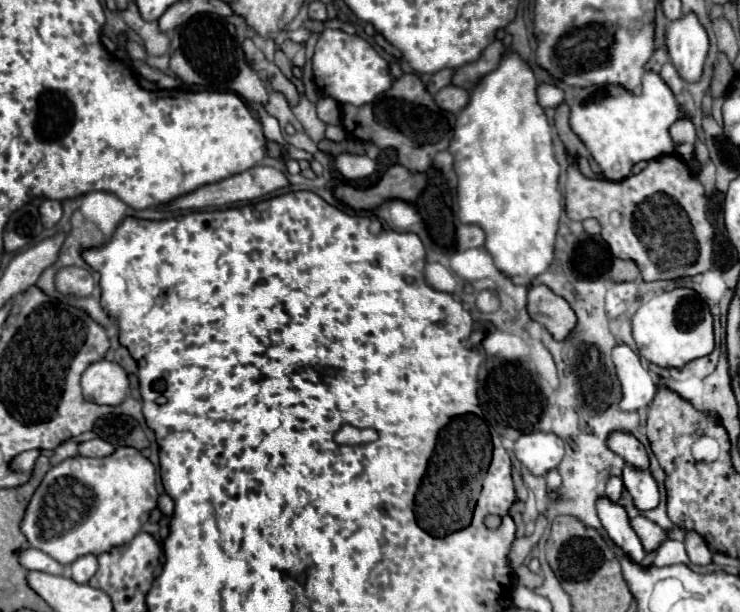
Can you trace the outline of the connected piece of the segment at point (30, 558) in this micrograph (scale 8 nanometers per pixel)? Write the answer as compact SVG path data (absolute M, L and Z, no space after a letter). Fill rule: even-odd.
M35 548L21 550L19 562L27 570L39 570L39 572L47 572L47 574L61 574L63 572L63 566L57 560L53 560L51 556L47 556L45 552L39 552Z

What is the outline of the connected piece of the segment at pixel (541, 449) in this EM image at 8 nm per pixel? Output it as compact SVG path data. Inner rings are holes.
M531 432L515 440L515 456L531 474L541 476L557 468L563 458L563 440L551 432Z

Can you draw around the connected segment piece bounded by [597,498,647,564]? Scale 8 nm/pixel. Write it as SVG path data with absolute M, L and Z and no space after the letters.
M601 498L597 502L597 512L601 518L603 528L607 530L611 542L621 548L621 552L629 558L635 560L635 564L641 564L645 558L645 548L639 540L639 536L633 532L633 528L629 526L629 518L625 514L625 508L621 508L619 504L613 504L607 498Z

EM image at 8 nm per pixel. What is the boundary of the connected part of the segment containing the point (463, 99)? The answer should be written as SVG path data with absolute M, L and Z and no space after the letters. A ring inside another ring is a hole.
M453 84L435 94L435 102L439 104L439 108L453 112L453 114L459 112L467 104L467 100L469 100L469 92L463 88L457 88Z

